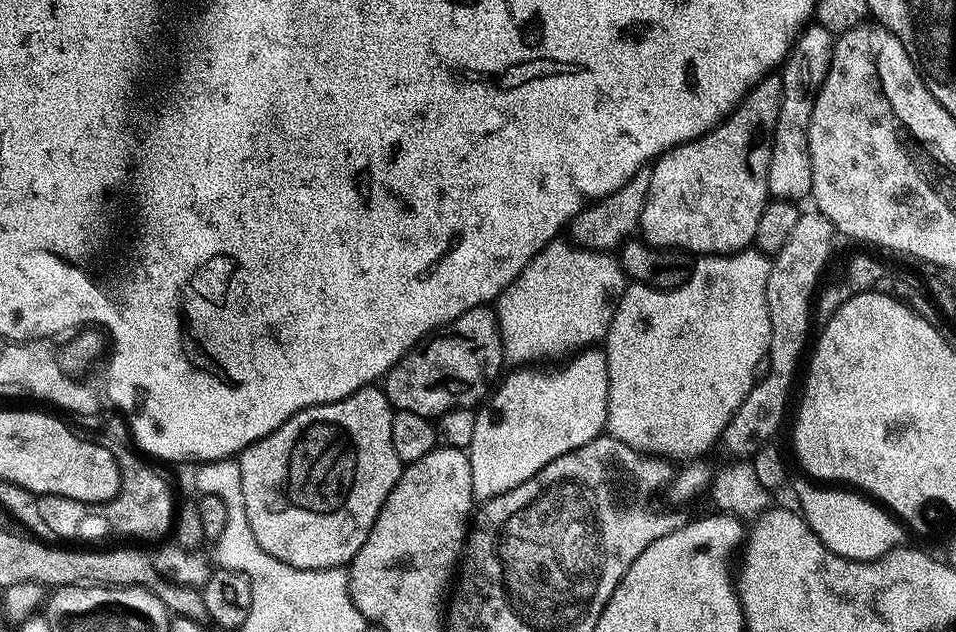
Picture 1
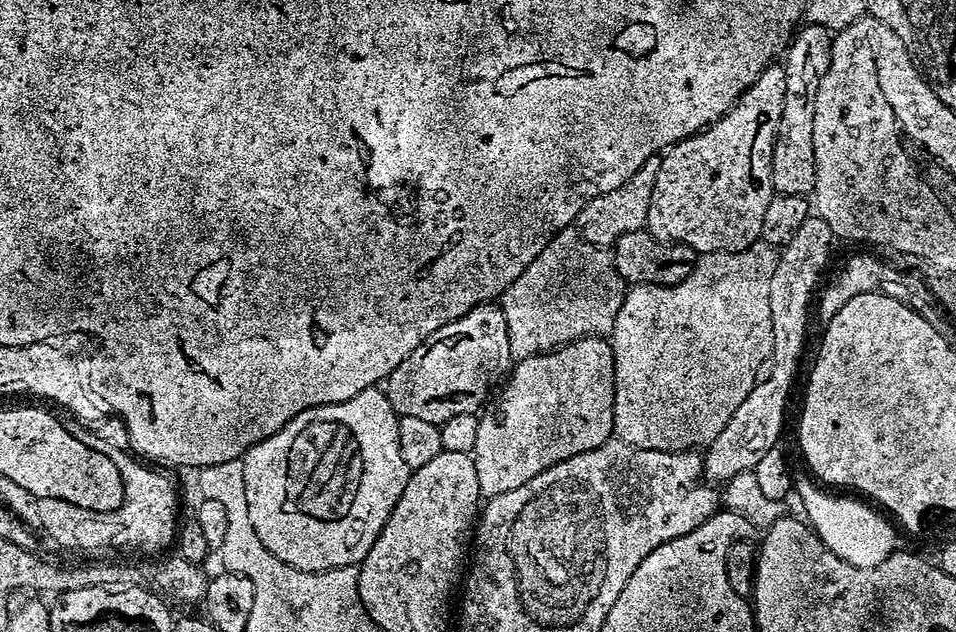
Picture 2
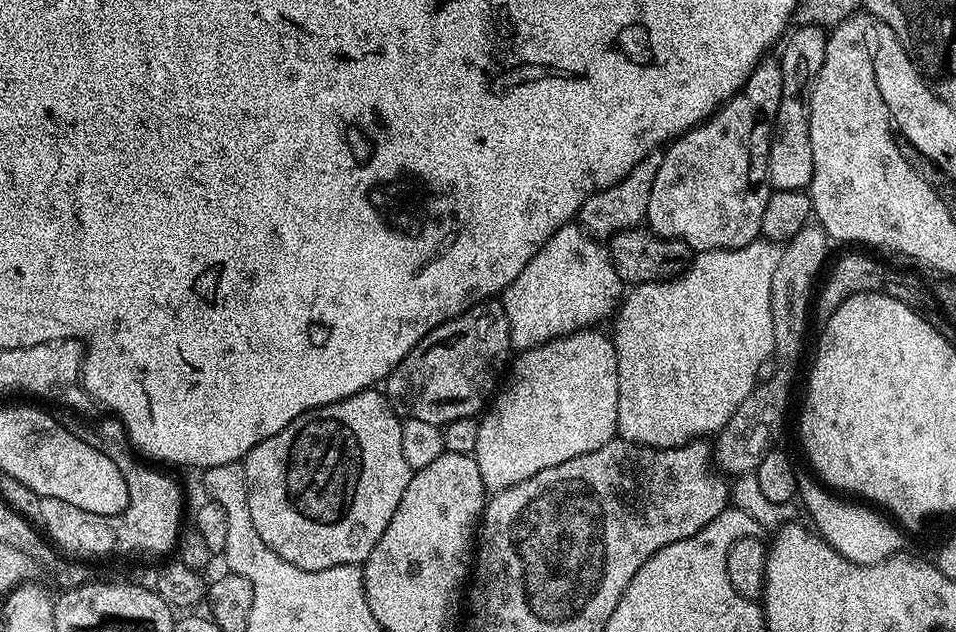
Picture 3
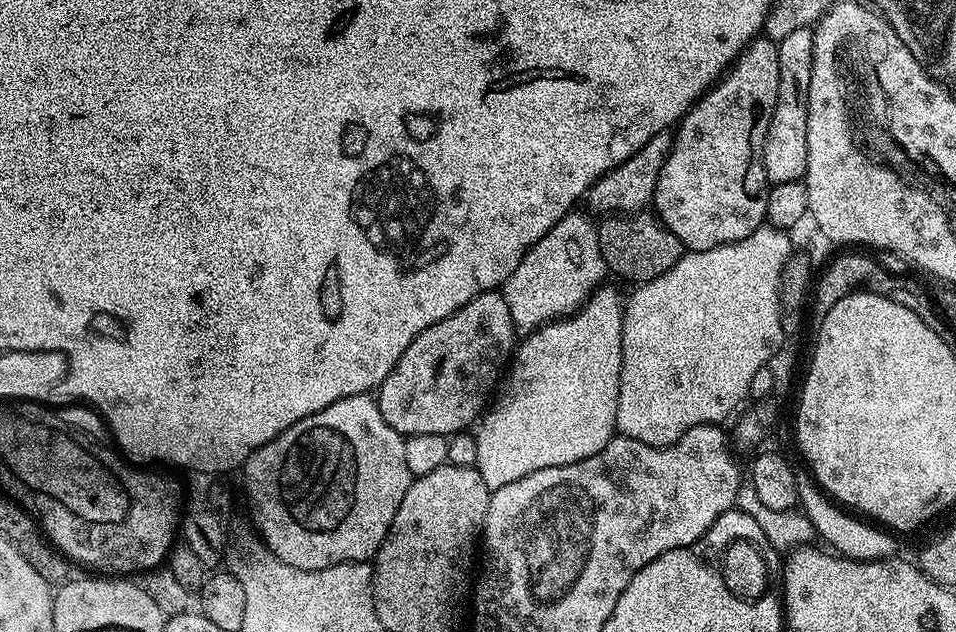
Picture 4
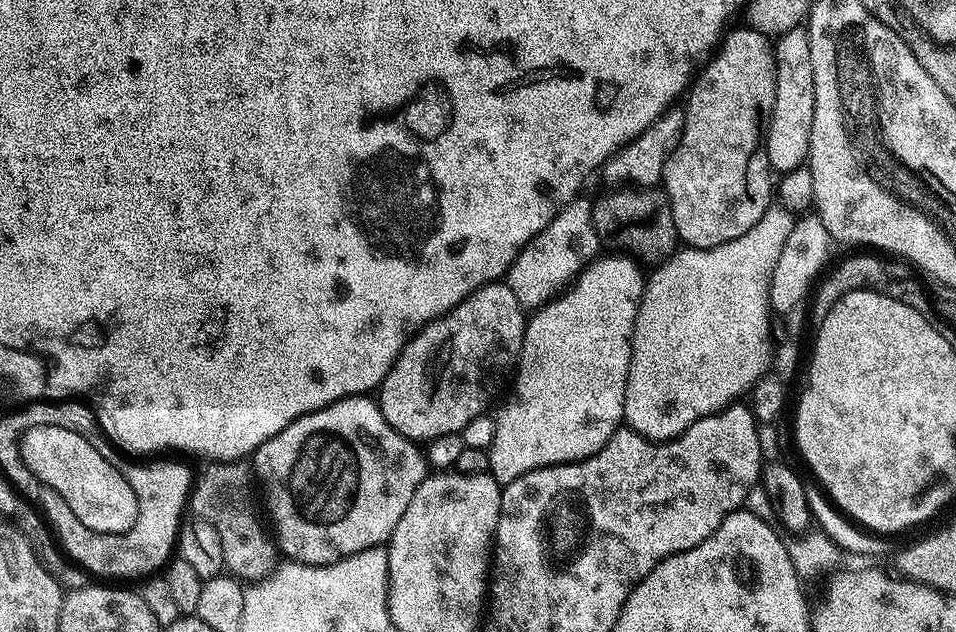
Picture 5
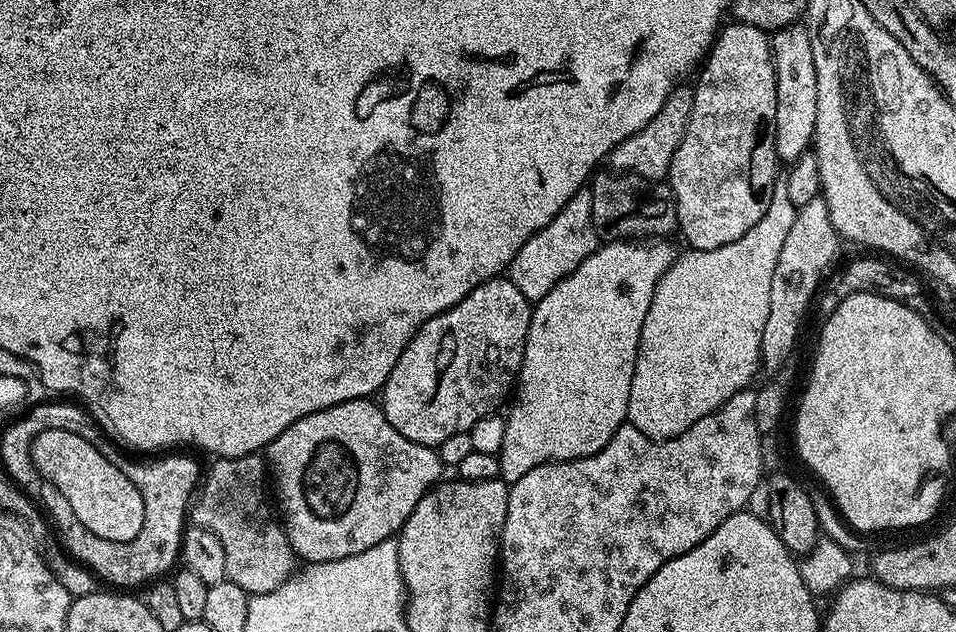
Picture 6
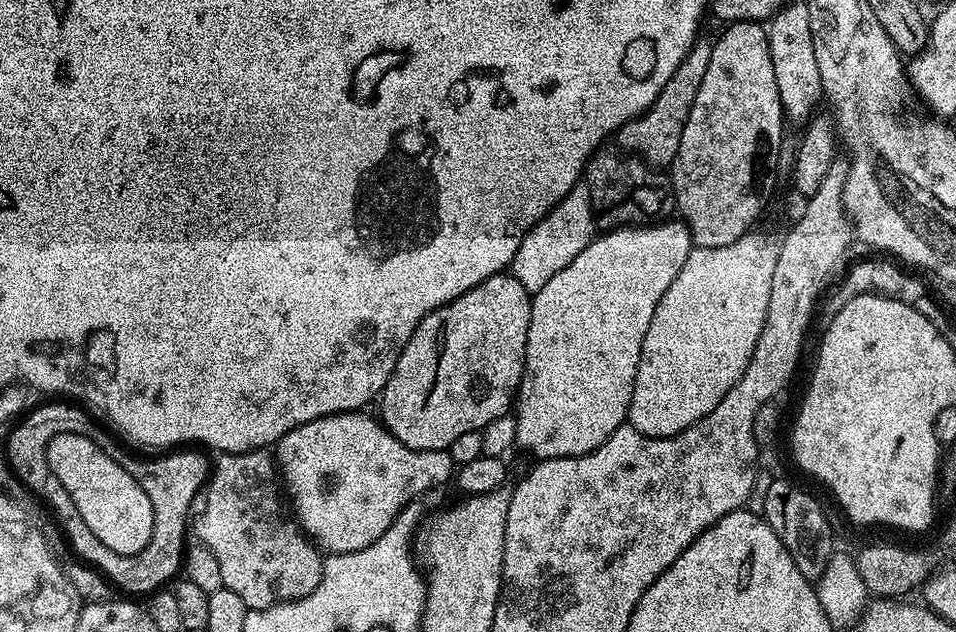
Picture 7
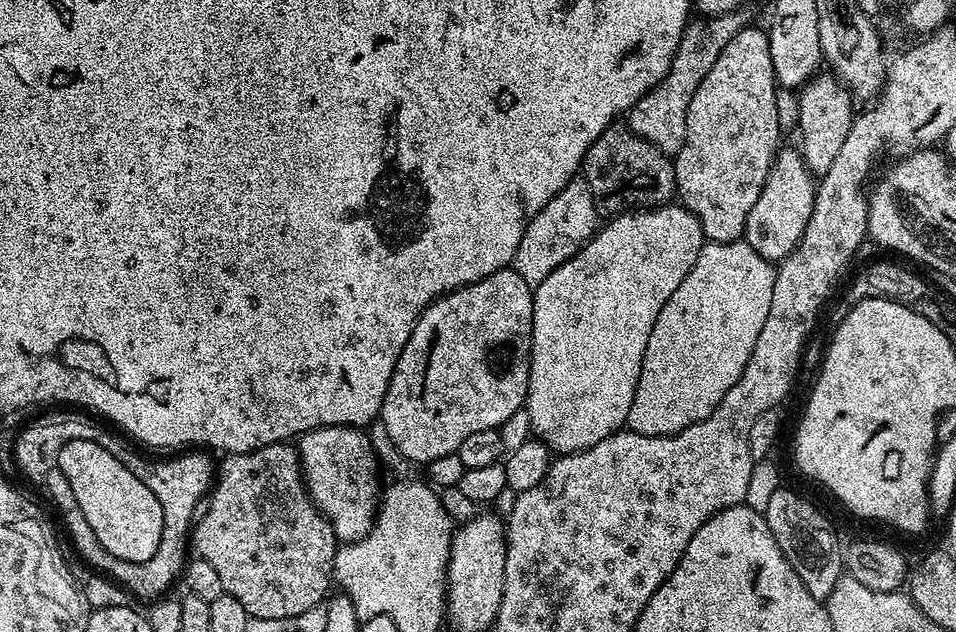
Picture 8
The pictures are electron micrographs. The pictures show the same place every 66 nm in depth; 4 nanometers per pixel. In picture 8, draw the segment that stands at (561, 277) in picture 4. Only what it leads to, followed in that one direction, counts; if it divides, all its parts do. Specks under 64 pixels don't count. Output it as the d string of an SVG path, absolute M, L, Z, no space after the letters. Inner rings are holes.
M583 178L571 180L557 196L546 202L542 210L538 210L538 214L526 226L526 234L516 251L516 272L522 274L522 278L526 278L526 282L533 286L550 278L550 274L554 274L558 266L562 266L571 256L575 256L596 235L596 219L596 203L588 181Z

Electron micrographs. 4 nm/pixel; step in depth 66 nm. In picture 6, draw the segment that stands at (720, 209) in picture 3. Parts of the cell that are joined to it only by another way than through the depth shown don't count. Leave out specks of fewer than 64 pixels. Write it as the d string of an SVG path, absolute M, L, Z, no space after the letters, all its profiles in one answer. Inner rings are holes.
M739 22L731 23L725 23L719 29L718 35L713 39L712 47L699 69L701 72L692 93L692 109L688 115L688 125L678 150L674 150L674 158L670 162L666 177L666 184L672 187L670 196L676 209L678 232L681 232L688 239L687 247L692 250L718 250L718 246L726 246L726 242L734 242L738 238L742 238L742 234L746 234L746 230L750 230L750 226L754 226L754 222L758 222L762 218L762 214L766 214L778 183L778 176L776 177L776 167L778 167L776 134L772 127L774 110L776 109L776 71L772 61L772 41L769 33L758 30L758 26Z

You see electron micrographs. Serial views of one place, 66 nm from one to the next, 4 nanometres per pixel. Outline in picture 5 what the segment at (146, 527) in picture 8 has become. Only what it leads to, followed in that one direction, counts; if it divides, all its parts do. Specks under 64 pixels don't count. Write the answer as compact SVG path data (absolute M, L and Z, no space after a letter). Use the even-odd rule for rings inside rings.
M30 426L23 429L20 453L30 474L34 474L41 484L50 486L50 490L58 490L82 526L95 532L130 530L138 498L119 470L102 457L98 450L94 450L82 434L63 429L62 426Z

